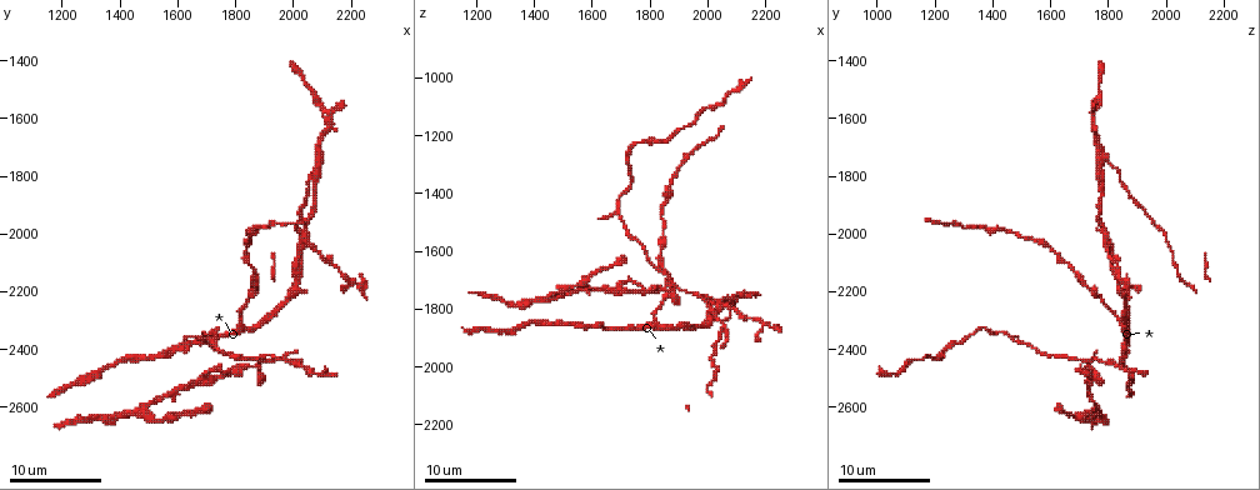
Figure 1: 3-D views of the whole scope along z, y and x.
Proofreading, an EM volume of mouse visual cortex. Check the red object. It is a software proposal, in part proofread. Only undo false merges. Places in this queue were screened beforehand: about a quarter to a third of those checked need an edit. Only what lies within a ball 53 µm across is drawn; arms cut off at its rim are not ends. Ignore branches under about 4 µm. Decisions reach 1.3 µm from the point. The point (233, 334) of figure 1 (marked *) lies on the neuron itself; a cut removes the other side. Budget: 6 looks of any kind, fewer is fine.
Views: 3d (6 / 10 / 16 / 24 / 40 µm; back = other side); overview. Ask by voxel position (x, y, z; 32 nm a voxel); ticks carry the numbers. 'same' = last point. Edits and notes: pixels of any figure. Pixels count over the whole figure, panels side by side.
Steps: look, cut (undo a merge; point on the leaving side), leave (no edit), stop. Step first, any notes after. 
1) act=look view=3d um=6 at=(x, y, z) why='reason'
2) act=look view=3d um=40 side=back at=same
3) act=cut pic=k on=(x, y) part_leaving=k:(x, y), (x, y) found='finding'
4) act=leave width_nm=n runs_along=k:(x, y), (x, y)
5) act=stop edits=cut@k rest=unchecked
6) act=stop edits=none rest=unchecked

act=look view=3d um=16 at=(1460, 2630, 1750)

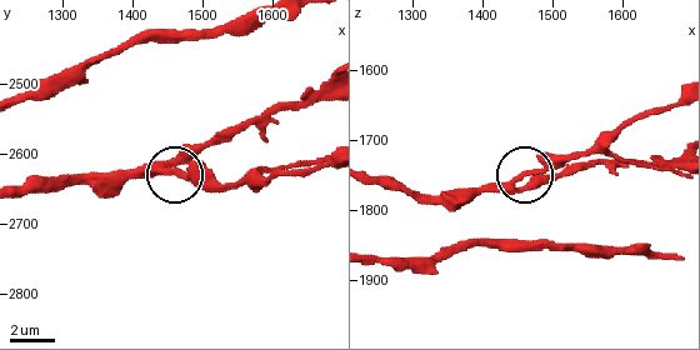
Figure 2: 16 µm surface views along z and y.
act=leave found='continuous, no second neuron'

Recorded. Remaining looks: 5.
act=look view=3d um=10 at=(2040, 2020, 1800) why='three-way junction'

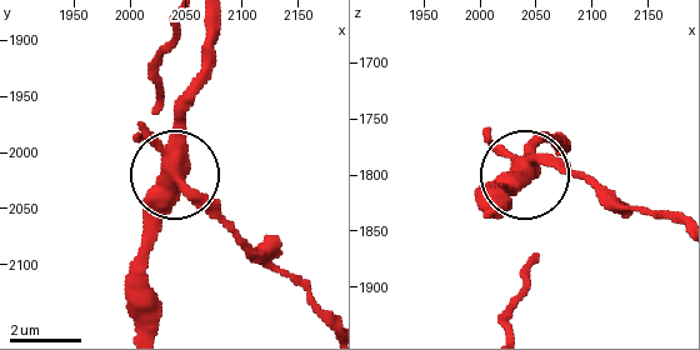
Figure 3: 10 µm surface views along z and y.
act=cut pic=3 on=(229, 230) part_leaving=3:(543, 156), (621, 204), (675, 210) found='two neurons meet here'

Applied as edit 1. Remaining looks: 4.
act=look view=3d um=10 at=(1960, 1960, 1250) why='thick turns thin'

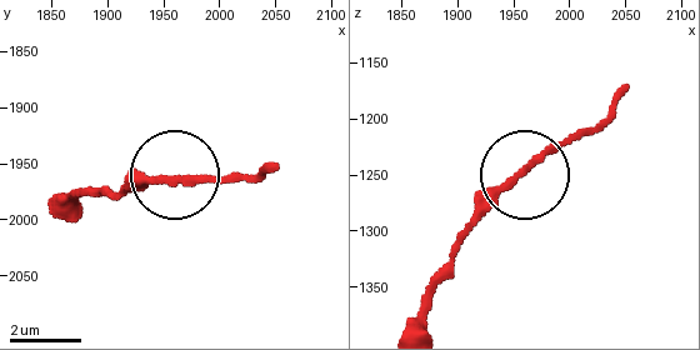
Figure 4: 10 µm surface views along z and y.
act=look view=3d um=10 side=back at=(1954, 1966, 1250)

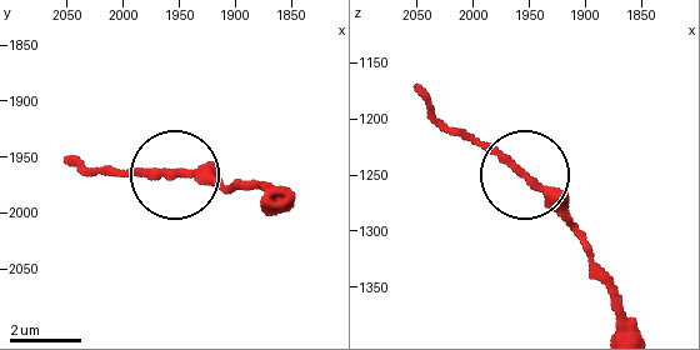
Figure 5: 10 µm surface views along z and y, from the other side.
act=leave runs_along=5:(628, 325), (583, 235), (529, 181), (451, 130) found='one neuron here'

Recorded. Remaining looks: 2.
act=stop edits=cut@3 rest=unchecked

